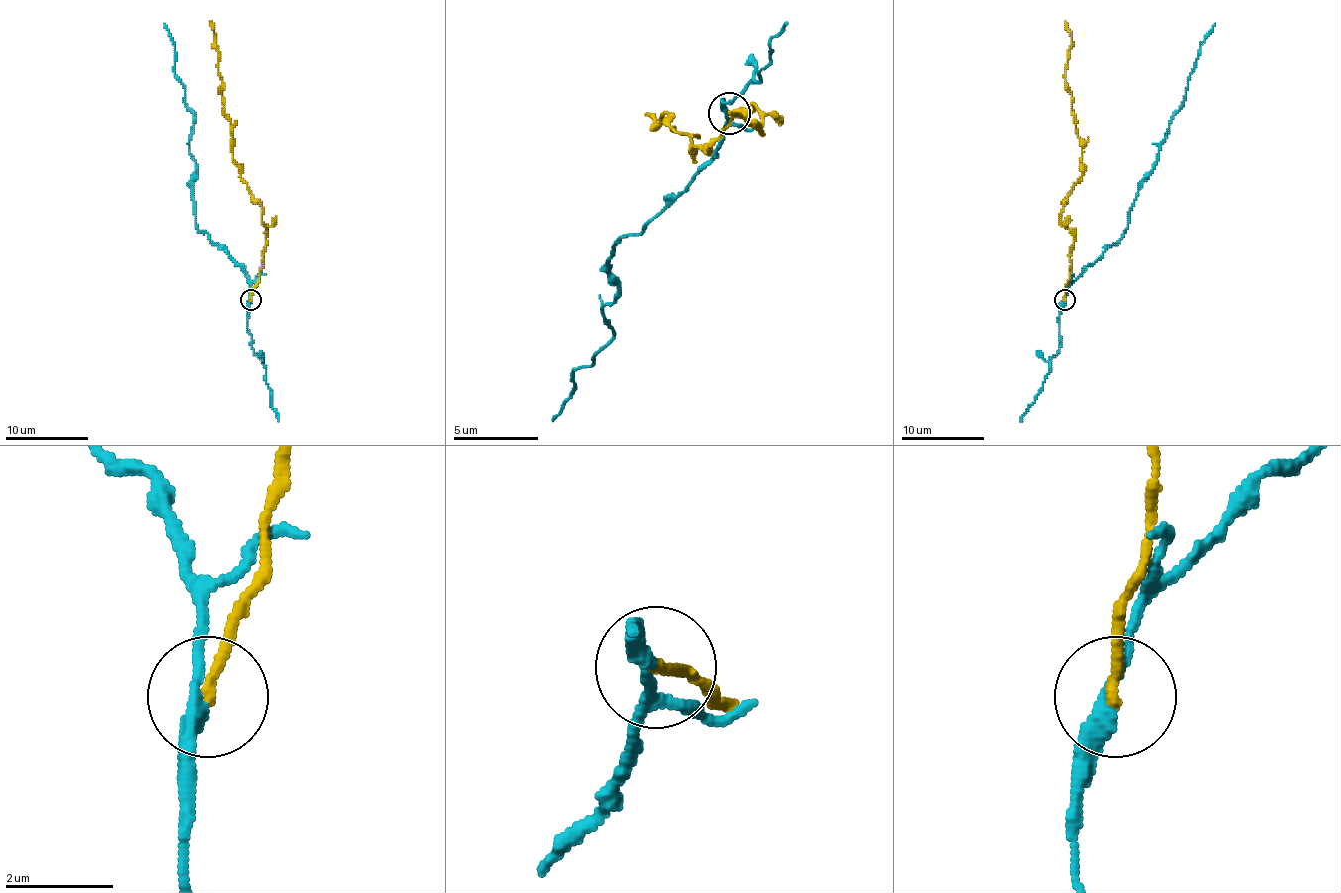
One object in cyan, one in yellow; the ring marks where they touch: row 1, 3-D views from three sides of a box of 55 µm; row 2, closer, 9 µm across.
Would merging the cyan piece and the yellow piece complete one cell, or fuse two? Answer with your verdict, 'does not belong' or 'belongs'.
does not belong

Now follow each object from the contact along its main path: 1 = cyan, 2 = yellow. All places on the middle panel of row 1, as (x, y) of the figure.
1: (730, 114), (722, 148), (620, 242), (615, 293), (602, 306), (611, 335), (573, 374), (551, 420)
2: (730, 114), (760, 131), (751, 106), (709, 148), (692, 148), (671, 114), (654, 127), (645, 114)

